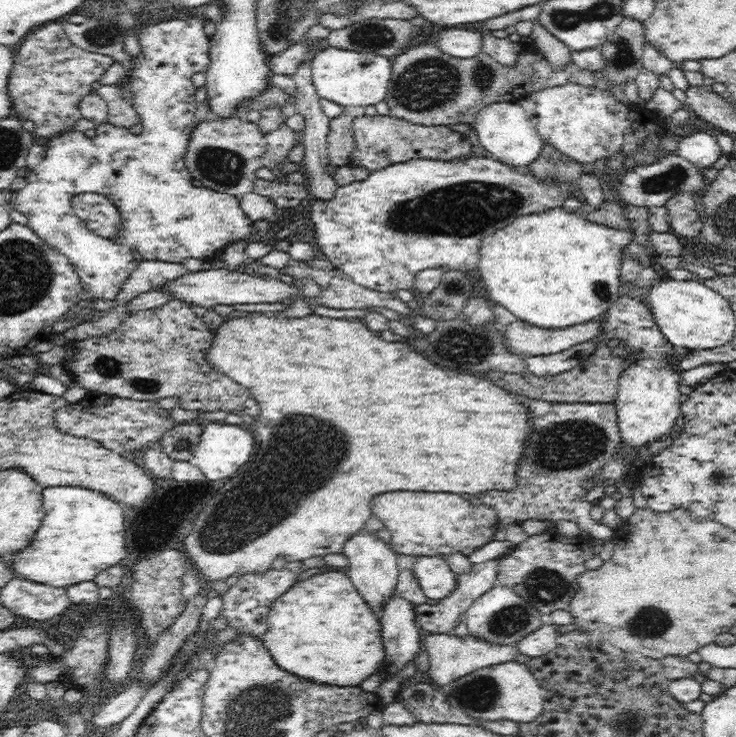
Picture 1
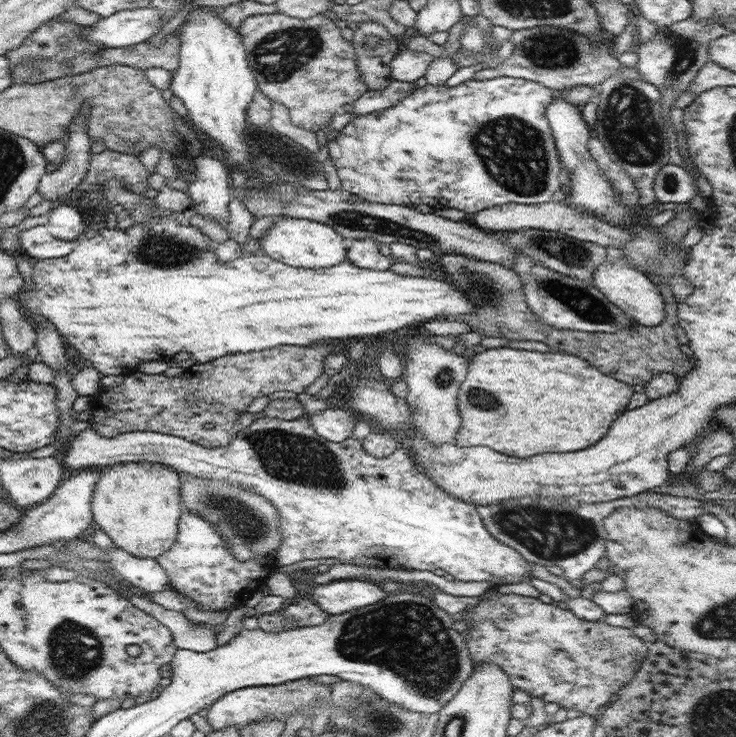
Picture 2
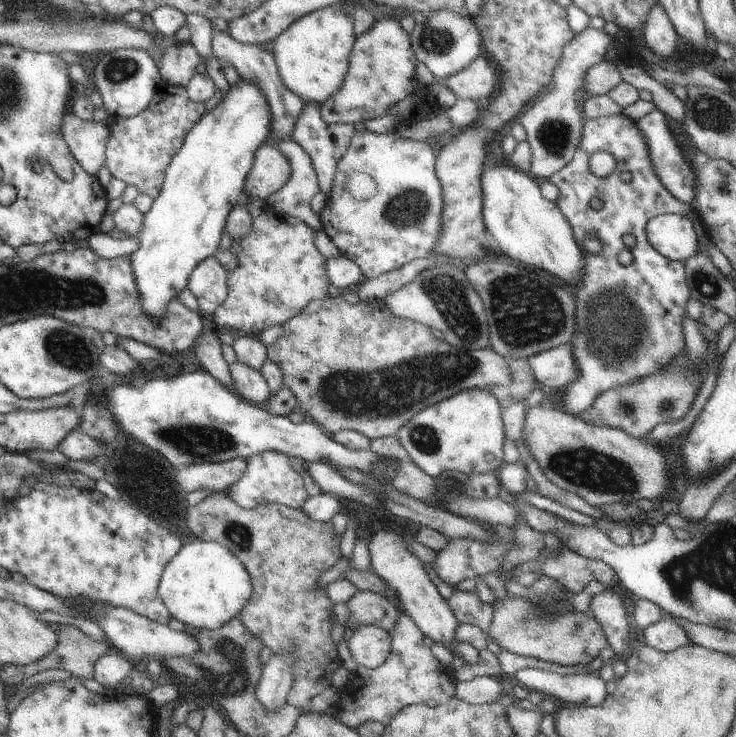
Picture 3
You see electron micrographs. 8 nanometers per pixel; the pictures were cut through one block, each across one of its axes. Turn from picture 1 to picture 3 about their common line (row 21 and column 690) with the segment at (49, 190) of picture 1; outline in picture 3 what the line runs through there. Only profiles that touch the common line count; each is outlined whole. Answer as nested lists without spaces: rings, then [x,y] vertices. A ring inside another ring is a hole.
[[[654,109],[650,114],[636,122],[640,133],[645,137],[648,144],[647,150],[651,161],[653,172],[658,181],[669,190],[670,194],[677,200],[684,203],[691,203],[695,198],[695,171],[690,163],[686,162],[680,146],[676,143],[674,135],[670,131],[666,122],[665,115],[659,110]]]

